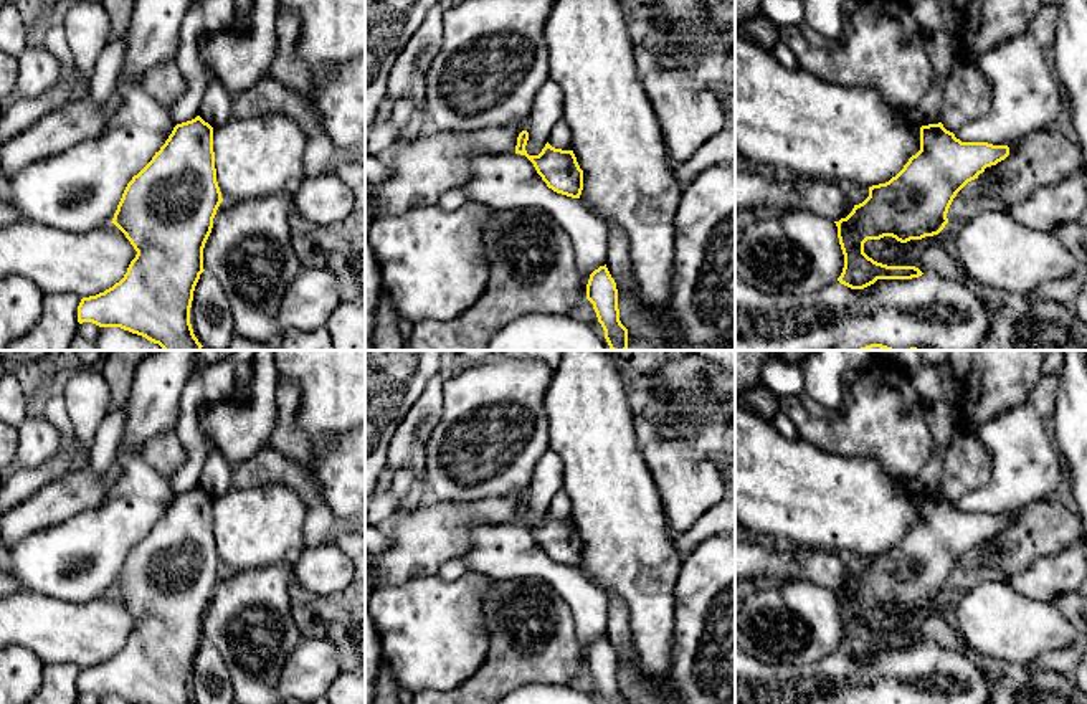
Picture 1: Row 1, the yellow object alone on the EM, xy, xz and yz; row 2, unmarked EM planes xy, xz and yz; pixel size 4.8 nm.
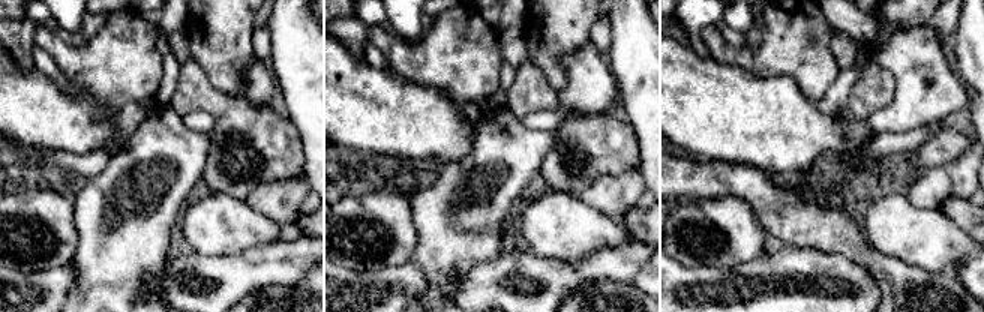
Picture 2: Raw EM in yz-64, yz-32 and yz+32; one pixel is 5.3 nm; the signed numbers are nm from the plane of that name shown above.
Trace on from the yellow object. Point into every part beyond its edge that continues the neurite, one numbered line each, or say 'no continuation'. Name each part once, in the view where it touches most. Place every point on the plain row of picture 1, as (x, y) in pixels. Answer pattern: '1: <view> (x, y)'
no continuation

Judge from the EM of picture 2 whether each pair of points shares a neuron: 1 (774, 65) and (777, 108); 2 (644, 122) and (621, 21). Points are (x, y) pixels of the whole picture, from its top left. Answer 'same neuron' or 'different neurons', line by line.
1: different neurons
2: same neuron

